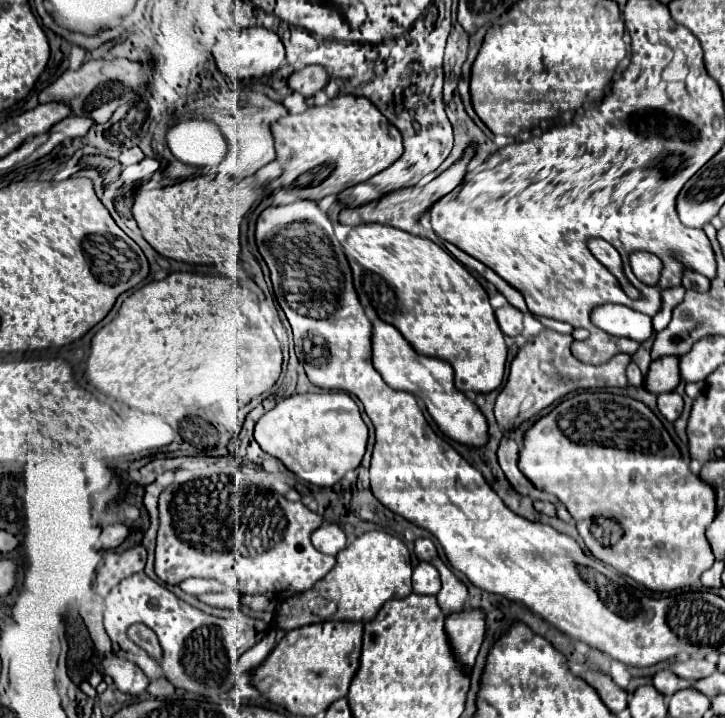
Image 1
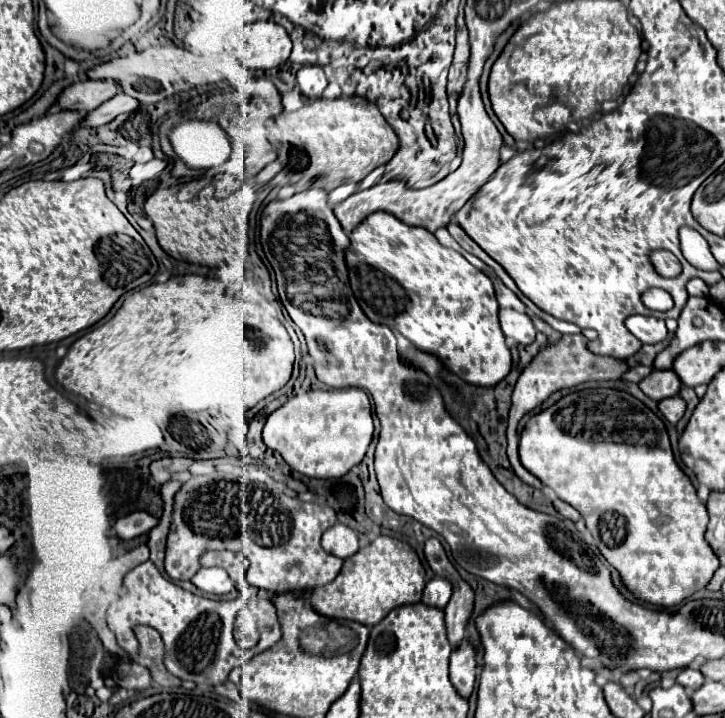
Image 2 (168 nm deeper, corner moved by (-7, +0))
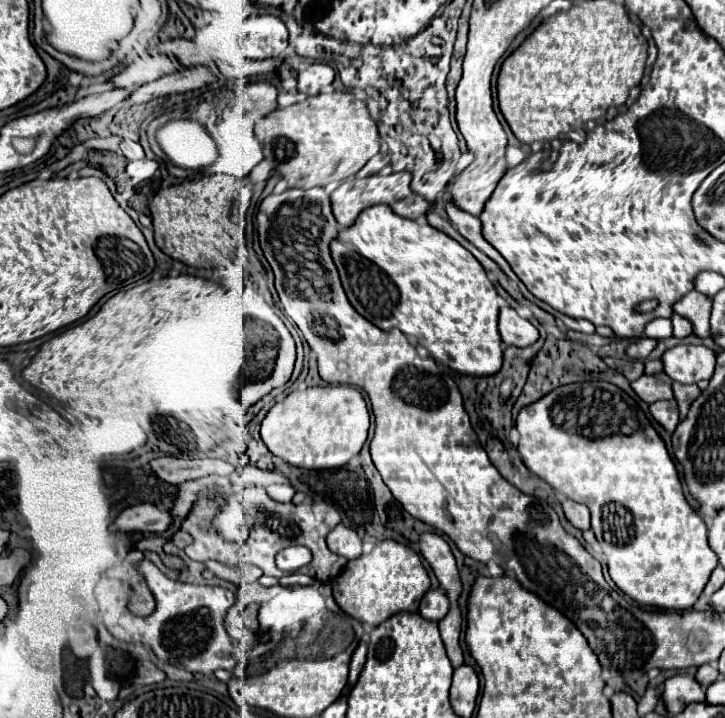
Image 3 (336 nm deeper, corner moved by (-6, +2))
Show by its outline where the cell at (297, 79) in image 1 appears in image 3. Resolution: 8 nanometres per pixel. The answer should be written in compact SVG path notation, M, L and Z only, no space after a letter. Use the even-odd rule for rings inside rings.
M314 63L300 71L298 75L298 91L304 95L318 95L324 87L332 85L334 69L326 63Z

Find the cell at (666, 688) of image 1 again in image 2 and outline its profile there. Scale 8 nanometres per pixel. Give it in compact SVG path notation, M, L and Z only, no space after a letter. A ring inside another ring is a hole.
M687 667L687 669L683 669L683 671L679 673L677 683L679 683L679 685L683 685L689 693L693 693L693 691L697 691L697 689L705 683L705 677L703 677L703 673L701 673L699 669Z

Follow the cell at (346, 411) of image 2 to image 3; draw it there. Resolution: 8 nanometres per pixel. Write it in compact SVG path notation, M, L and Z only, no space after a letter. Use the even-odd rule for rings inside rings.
M352 385L296 389L276 403L262 421L262 441L282 461L304 469L336 469L356 457L368 437L370 415L362 393Z

